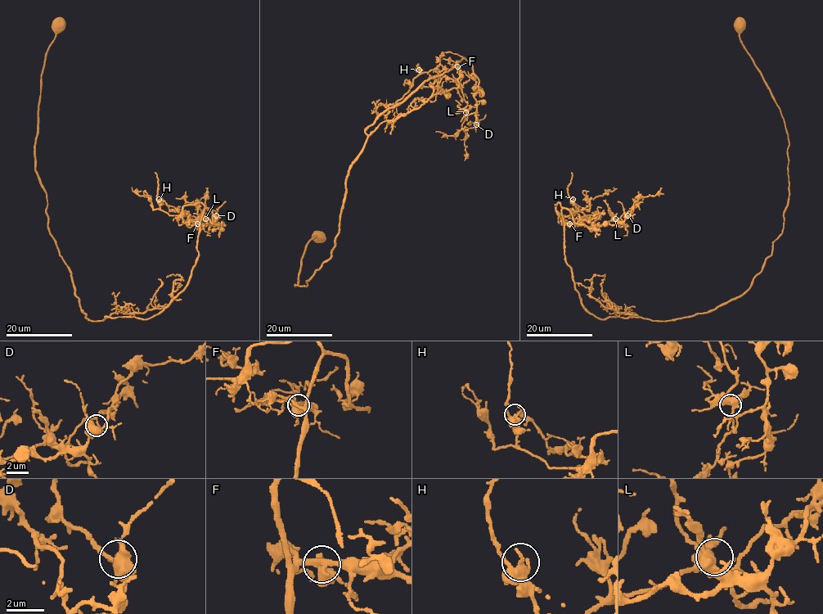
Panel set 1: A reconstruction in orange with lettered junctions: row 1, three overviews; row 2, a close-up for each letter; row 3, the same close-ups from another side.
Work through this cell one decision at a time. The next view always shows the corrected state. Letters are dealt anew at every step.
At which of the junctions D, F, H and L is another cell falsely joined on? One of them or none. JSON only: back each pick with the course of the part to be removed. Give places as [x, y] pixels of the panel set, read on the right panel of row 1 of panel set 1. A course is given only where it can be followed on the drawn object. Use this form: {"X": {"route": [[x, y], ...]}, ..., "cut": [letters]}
{"cut": []}

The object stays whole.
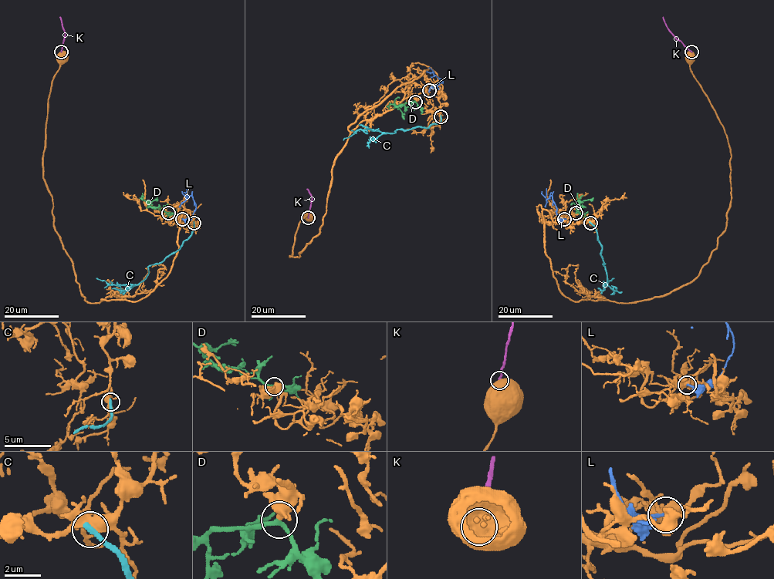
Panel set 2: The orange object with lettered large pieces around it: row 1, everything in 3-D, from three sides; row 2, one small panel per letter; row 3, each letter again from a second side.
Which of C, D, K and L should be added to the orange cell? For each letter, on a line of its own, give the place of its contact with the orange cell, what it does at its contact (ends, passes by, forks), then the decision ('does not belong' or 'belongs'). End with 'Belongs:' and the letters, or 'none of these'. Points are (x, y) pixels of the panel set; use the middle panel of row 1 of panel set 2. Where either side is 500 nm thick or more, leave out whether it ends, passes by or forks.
C: contact (441, 116); it ends; does not belong
D: contact (415, 102); it passes by; belongs
K: contact (308, 217); does not belong
L: contact (429, 90); it ends; does not belong
Belongs: D

